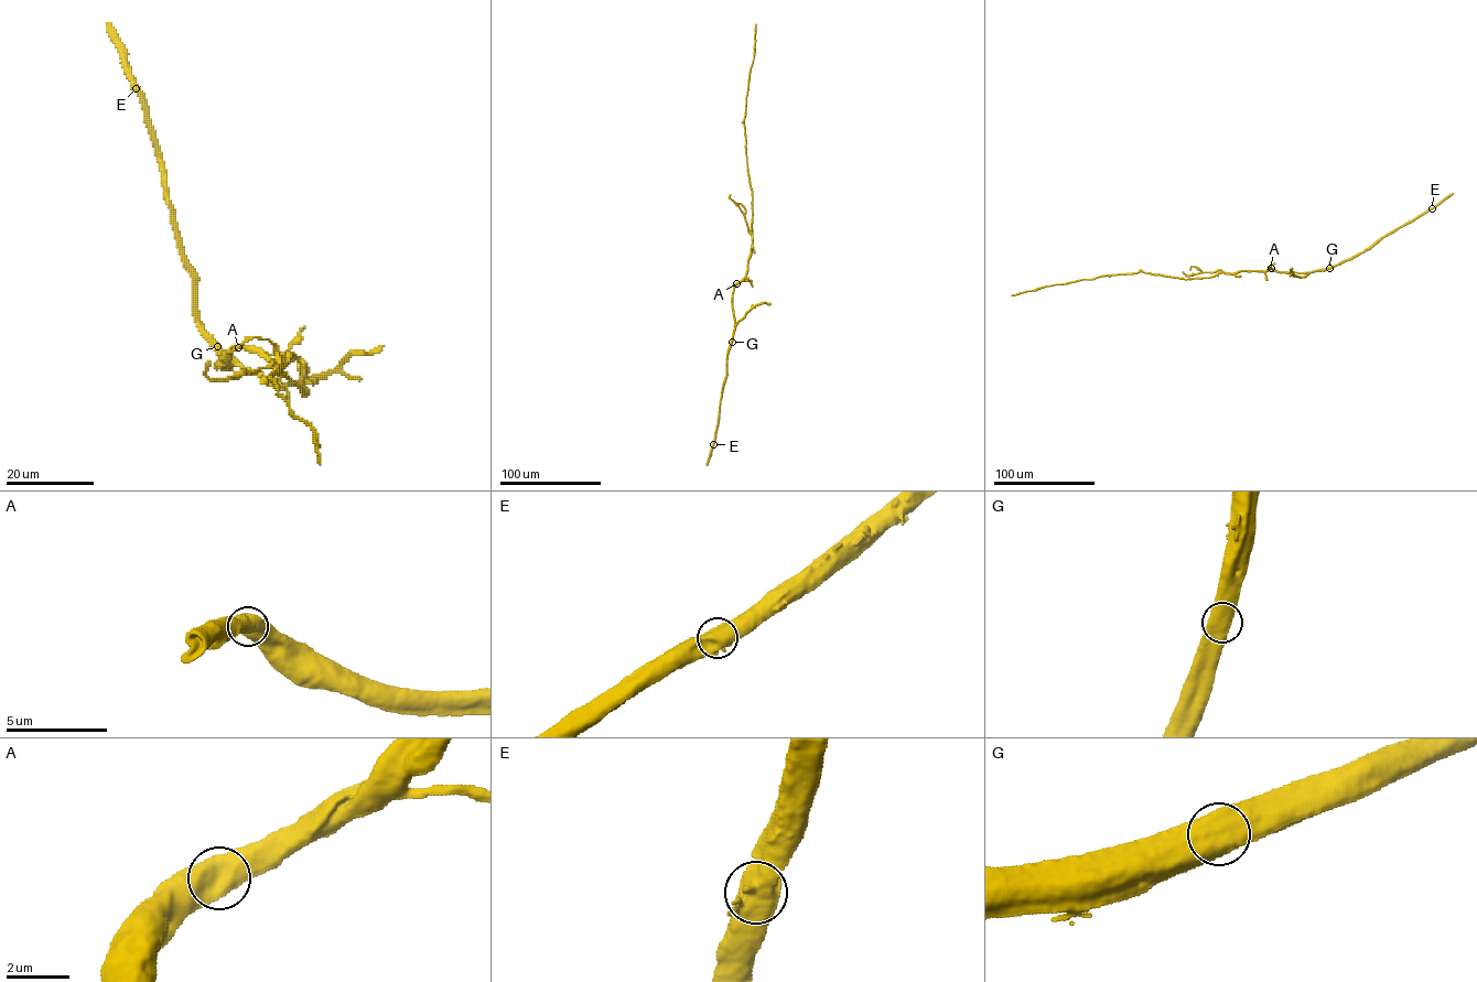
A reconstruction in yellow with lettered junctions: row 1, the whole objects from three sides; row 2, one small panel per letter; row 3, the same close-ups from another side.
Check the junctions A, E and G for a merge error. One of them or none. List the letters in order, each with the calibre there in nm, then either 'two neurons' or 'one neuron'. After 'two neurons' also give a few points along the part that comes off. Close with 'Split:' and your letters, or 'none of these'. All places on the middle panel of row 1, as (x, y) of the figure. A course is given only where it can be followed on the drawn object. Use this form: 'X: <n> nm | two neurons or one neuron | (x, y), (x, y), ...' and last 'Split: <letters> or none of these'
A: 850 nm | one neuron
E: 850 nm | one neuron
G: 800 nm | one neuron
Split: none of these

